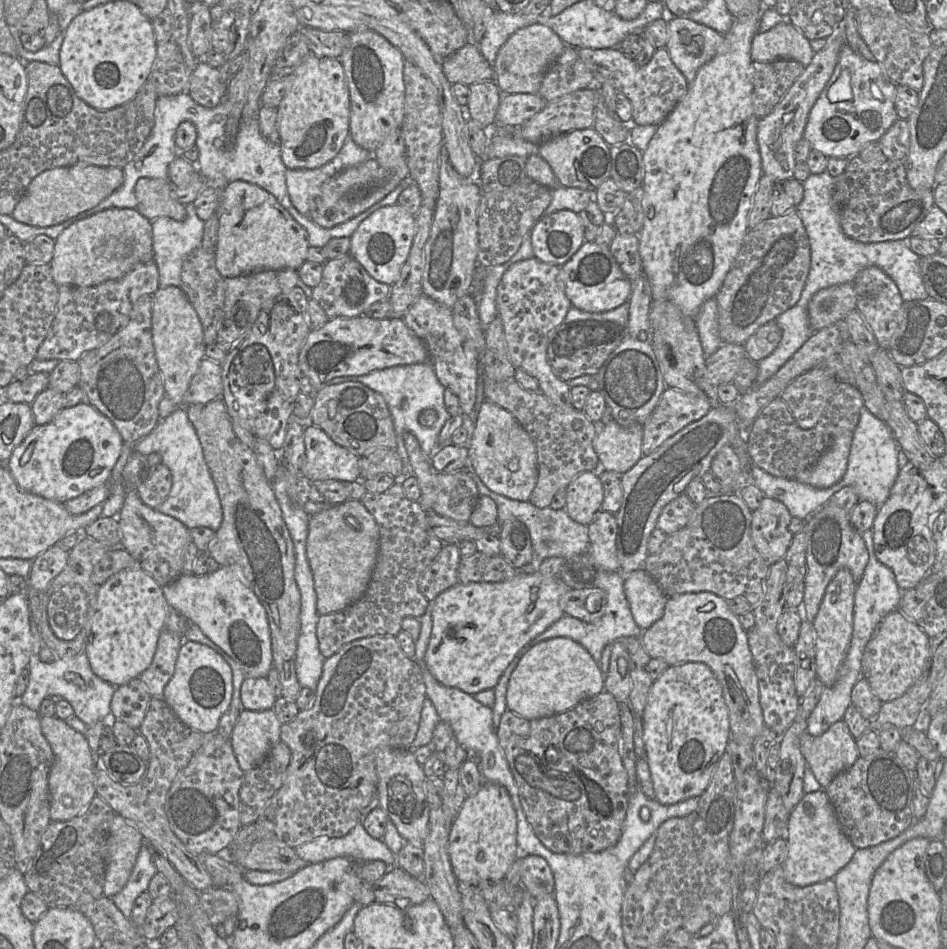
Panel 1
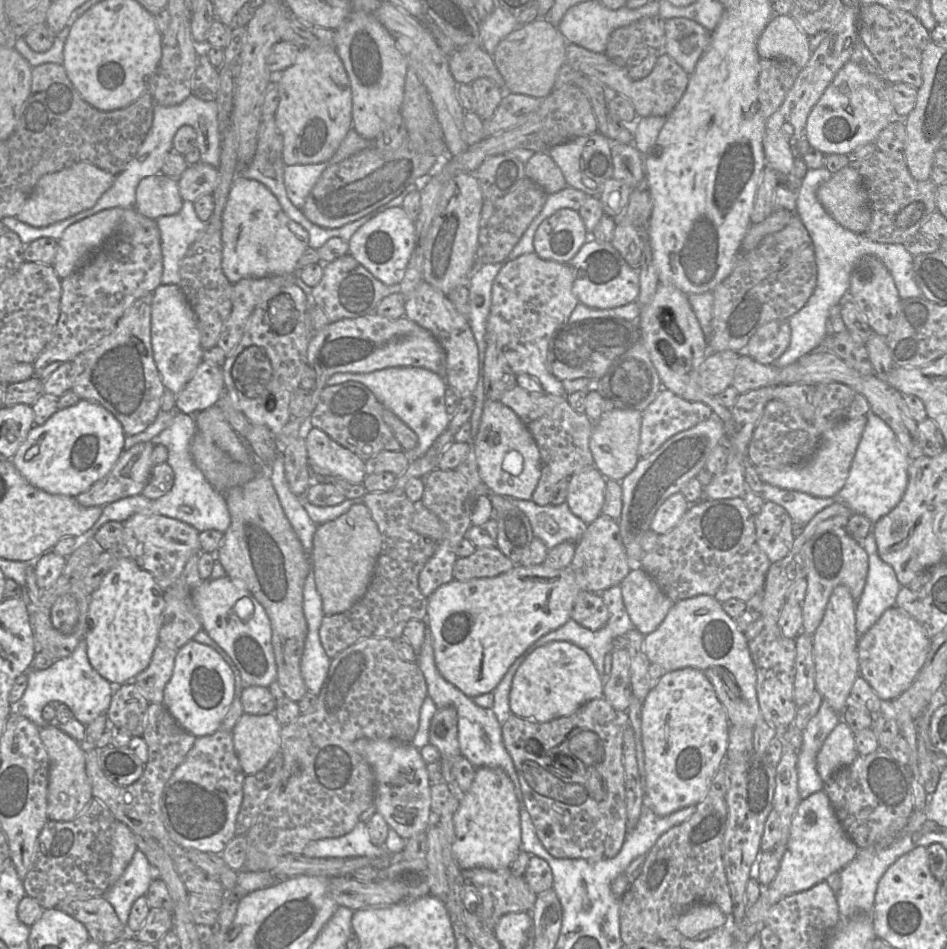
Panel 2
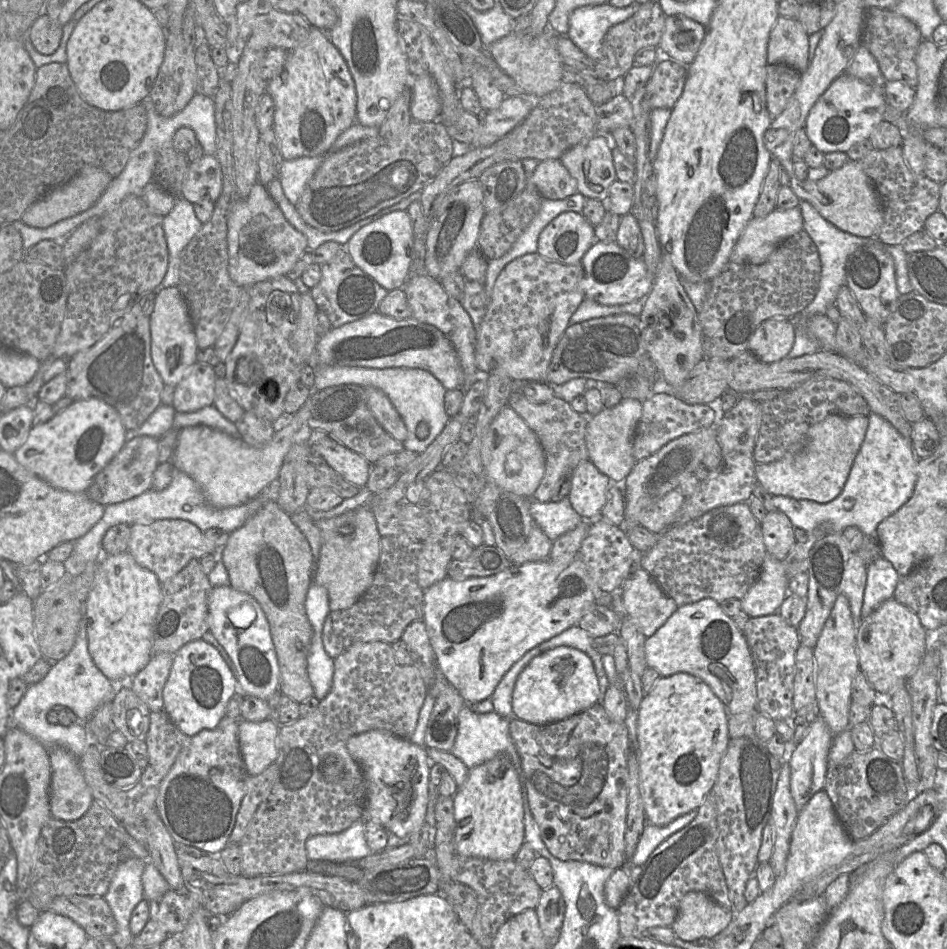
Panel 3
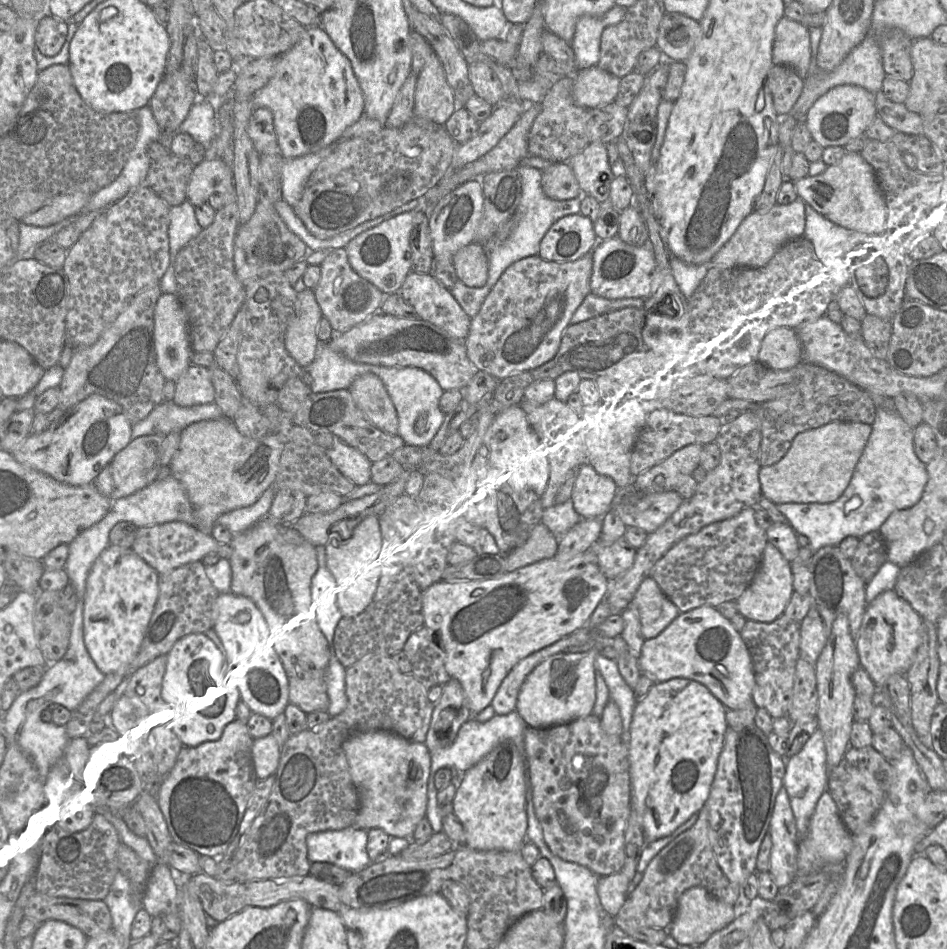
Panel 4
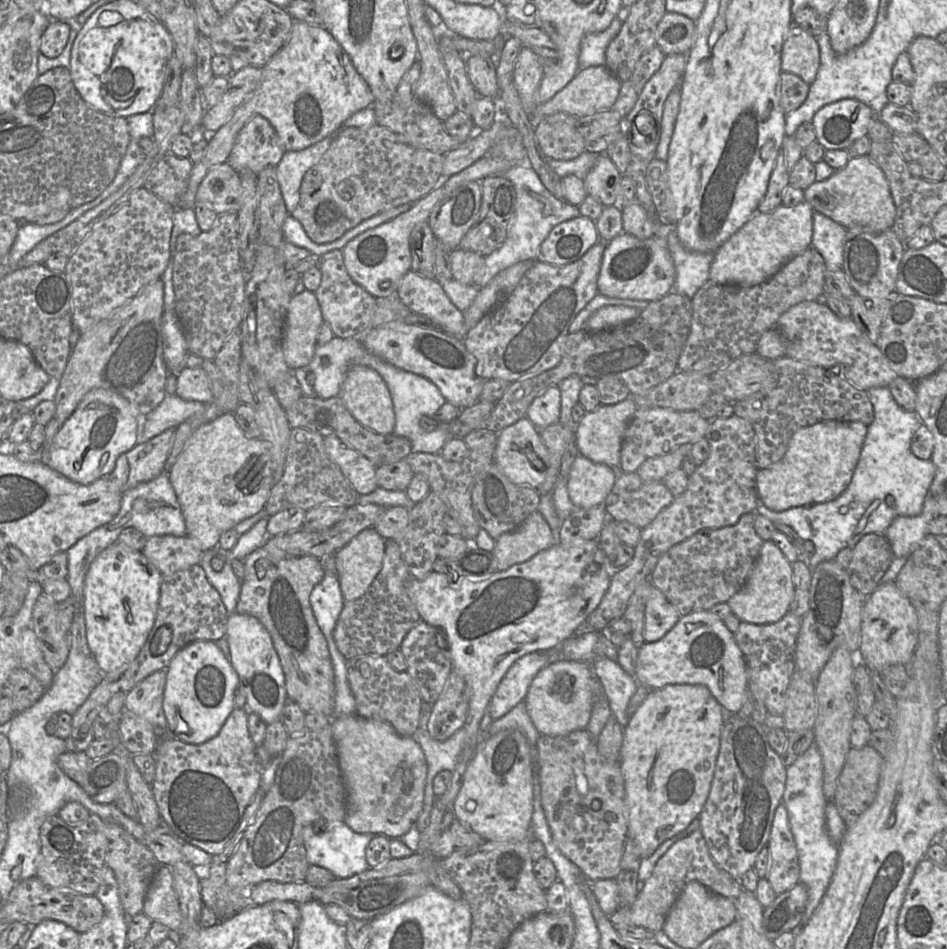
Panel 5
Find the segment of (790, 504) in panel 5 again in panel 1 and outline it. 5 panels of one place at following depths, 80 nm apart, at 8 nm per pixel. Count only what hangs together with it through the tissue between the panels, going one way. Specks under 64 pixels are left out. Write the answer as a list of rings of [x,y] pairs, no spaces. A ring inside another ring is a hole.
[[[845,432],[835,438],[819,461],[794,479],[815,488],[829,488],[839,482],[847,471],[853,434]]]

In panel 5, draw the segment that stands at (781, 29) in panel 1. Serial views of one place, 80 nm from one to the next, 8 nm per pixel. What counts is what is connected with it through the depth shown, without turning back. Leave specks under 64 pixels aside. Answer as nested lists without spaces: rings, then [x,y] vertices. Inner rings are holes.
[[[791,22],[781,50],[781,69],[800,77],[808,85],[817,76],[820,50],[816,37]]]

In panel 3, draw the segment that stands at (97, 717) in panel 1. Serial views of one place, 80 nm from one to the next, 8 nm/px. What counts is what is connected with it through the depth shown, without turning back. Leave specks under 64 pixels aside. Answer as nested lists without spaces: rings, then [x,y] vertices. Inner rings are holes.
[[[83,617],[75,644],[63,659],[53,662],[47,675],[40,682],[27,687],[18,705],[10,716],[11,726],[18,727],[30,734],[50,751],[53,746],[68,749],[78,758],[90,743],[91,733],[86,730],[85,723],[104,704],[111,702],[122,686],[110,681],[95,665],[88,651],[87,618]],[[56,705],[70,708],[78,718],[78,722],[70,726],[59,723],[50,724],[46,720],[47,713]]]

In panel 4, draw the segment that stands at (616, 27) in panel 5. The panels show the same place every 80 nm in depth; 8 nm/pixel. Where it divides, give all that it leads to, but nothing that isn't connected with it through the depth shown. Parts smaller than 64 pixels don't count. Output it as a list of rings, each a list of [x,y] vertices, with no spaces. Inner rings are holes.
[[[614,5],[599,17],[584,15],[576,22],[571,42],[575,54],[575,66],[584,70],[596,66],[600,58],[601,35],[606,27],[622,21],[627,8]]]

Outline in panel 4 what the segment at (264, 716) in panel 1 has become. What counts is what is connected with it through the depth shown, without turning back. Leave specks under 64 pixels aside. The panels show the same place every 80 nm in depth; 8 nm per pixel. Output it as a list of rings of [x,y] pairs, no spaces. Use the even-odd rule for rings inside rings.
[[[271,733],[265,736],[251,736],[250,753],[254,772],[258,779],[275,774],[280,748],[281,745]]]

